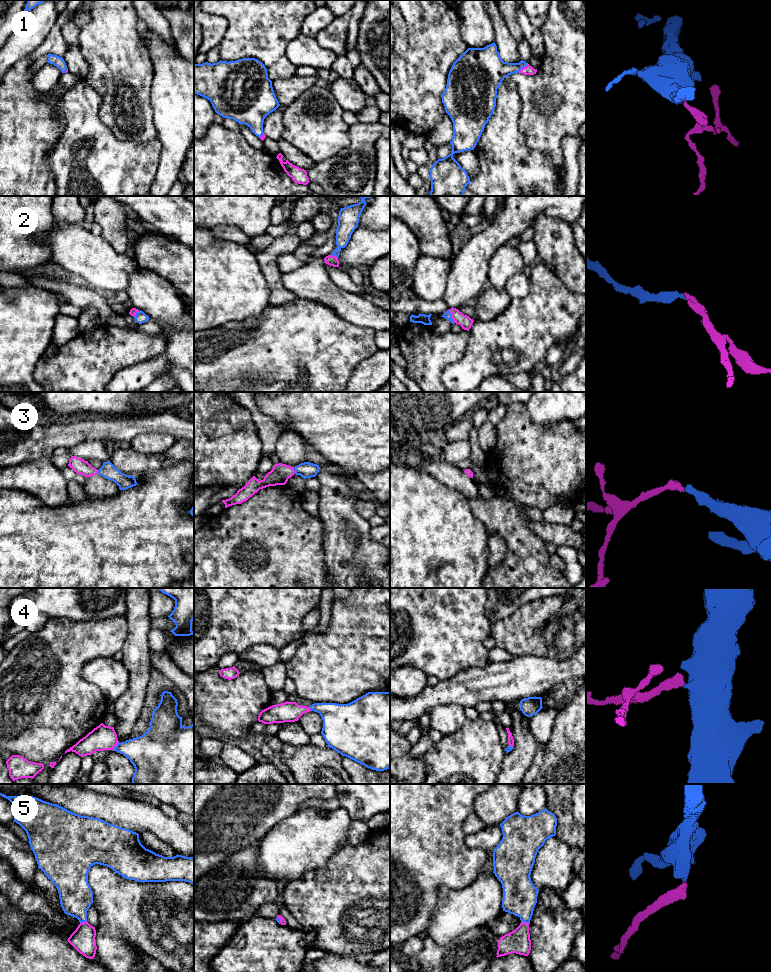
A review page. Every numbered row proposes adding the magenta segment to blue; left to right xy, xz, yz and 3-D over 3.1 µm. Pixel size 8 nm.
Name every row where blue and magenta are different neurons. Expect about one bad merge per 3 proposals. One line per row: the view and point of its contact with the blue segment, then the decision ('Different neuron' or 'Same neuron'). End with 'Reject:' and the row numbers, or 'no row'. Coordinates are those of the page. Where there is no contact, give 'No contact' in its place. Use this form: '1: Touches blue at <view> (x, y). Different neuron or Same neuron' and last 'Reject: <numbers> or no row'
1: Touches blue at yz (523, 67). Same neuron
2: Touches blue at yz (451, 316). Same neuron
3: Touches blue at xz (295, 471). Same neuron
4: Touches blue at xy (115, 746). Same neuron
5: Touches blue at yz (525, 922). Same neuron
Reject: no row

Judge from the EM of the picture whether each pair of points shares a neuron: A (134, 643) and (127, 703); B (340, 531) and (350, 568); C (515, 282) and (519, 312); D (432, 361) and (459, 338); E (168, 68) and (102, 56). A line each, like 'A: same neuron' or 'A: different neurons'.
A: same neuron
B: same neuron
C: different neurons
D: same neuron
E: different neurons

